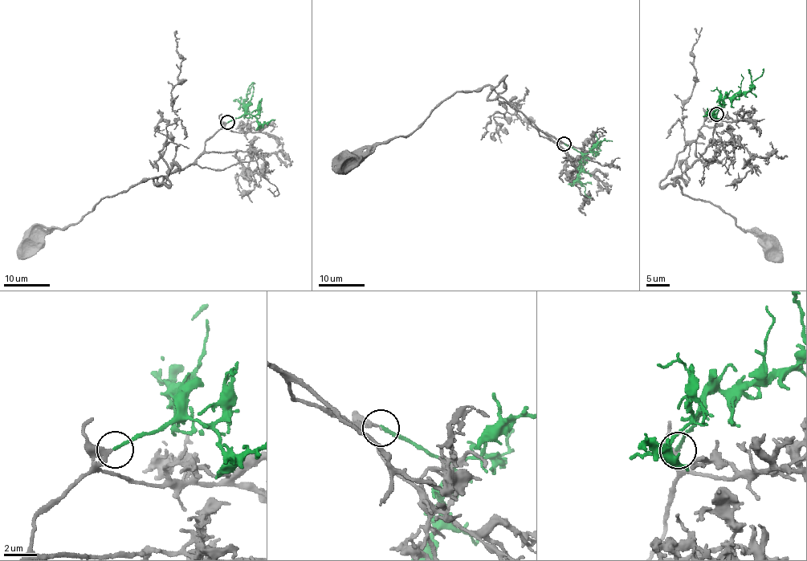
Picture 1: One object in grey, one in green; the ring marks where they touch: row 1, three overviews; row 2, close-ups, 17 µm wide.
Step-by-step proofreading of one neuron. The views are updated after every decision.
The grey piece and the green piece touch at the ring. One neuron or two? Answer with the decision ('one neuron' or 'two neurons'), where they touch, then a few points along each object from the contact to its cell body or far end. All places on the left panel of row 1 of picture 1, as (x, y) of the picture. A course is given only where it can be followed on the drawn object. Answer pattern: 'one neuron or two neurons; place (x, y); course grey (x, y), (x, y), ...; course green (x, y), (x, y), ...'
one neuron; place (227, 122); course grey (227, 122), (187, 167), (147, 178), (102, 198), (76, 223), (37, 232), (31, 239); course green (227, 122), (238, 118), (244, 111), (245, 99), (254, 83)

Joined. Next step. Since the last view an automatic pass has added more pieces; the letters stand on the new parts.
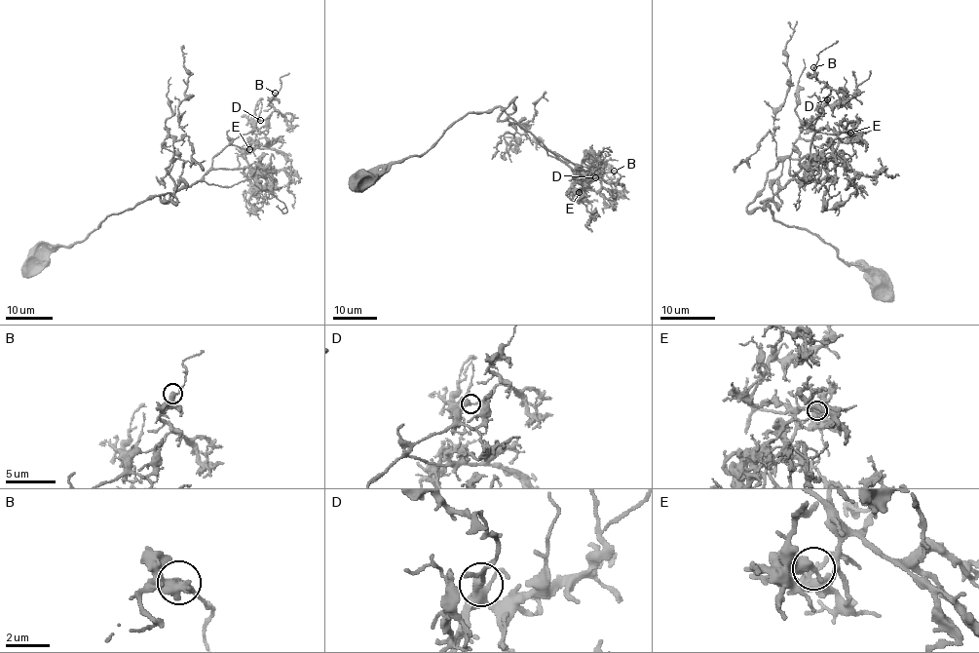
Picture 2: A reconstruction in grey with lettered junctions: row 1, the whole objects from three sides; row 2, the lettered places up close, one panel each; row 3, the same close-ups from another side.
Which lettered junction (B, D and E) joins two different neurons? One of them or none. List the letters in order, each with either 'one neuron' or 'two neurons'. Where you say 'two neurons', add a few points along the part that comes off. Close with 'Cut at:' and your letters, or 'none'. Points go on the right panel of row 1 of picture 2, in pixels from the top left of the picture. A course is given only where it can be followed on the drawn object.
B: one neuron
D: one neuron
E: two neurons; foreign part runs (849, 133), (823, 164), (805, 164), (820, 171), (818, 178), (826, 182), (825, 199), (840, 191)
Cut at: E

